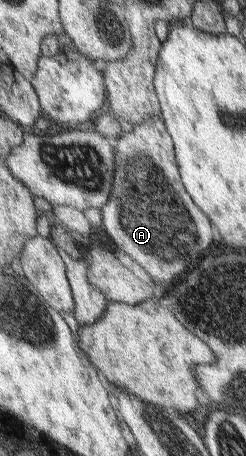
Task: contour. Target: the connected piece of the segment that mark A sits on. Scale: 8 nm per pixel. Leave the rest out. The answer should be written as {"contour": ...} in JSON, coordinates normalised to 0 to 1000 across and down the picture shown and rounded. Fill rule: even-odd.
{"contour":[[[659,254],[618,257],[541,279],[533,292],[488,298],[463,311],[467,393],[443,445],[411,461],[415,496],[447,524],[528,559],[626,618],[683,618],[724,610],[724,592],[756,592],[797,579],[870,531],[870,496],[854,478],[797,452],[748,412],[732,373],[715,360],[715,320]]]}

